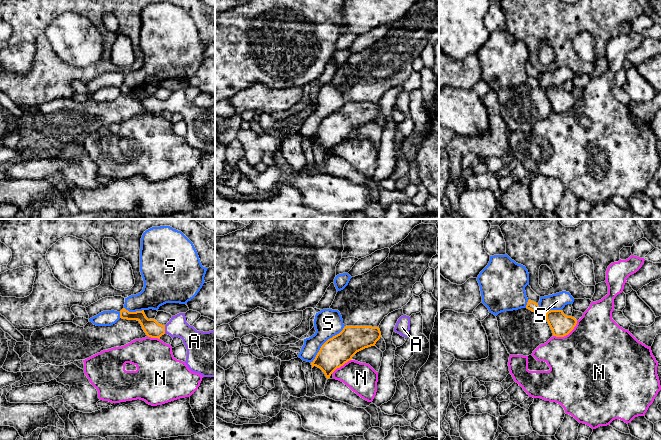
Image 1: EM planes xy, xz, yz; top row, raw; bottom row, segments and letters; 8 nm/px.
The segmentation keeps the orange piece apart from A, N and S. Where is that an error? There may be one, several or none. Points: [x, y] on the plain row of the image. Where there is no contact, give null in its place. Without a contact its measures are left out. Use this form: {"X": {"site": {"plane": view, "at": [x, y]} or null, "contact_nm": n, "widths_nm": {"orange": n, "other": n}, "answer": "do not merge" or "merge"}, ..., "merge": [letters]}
{"A": {"site": {"plane": "xy", "at": [164, 105]}, "contact_nm": 70, "widths_nm": {"orange": 140, "other": 160}, "answer": "merge"}, "N": {"site": {"plane": "yz", "at": [566, 110]}, "contact_nm": 240, "widths_nm": {"orange": 180, "other": 480}, "answer": "do not merge"}, "S": {"site": {"plane": "xz", "at": [324, 119]}, "contact_nm": 400, "widths_nm": {"orange": 240, "other": 220}, "answer": "do not merge"}, "merge": ["A"]}

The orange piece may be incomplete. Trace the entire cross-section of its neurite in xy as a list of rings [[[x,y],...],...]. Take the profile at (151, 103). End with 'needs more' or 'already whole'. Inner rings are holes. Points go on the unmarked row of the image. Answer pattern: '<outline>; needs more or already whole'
[[[123,84],[120,94],[137,96],[151,114],[160,115],[164,110],[181,114],[187,125],[185,139],[188,144],[203,153],[215,153],[215,106],[197,107],[186,98],[185,89],[172,92],[166,101],[159,100],[155,95],[148,95],[144,86],[129,88]]]; needs more

